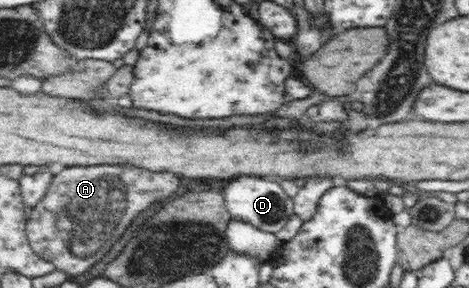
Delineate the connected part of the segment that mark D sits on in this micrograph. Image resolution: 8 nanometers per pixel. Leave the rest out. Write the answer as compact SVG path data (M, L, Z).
M240 176L228 182L222 188L222 194L224 194L226 208L232 219L246 222L267 233L278 232L287 225L288 219L295 212L293 198L286 195L278 182L270 182L256 176Z

